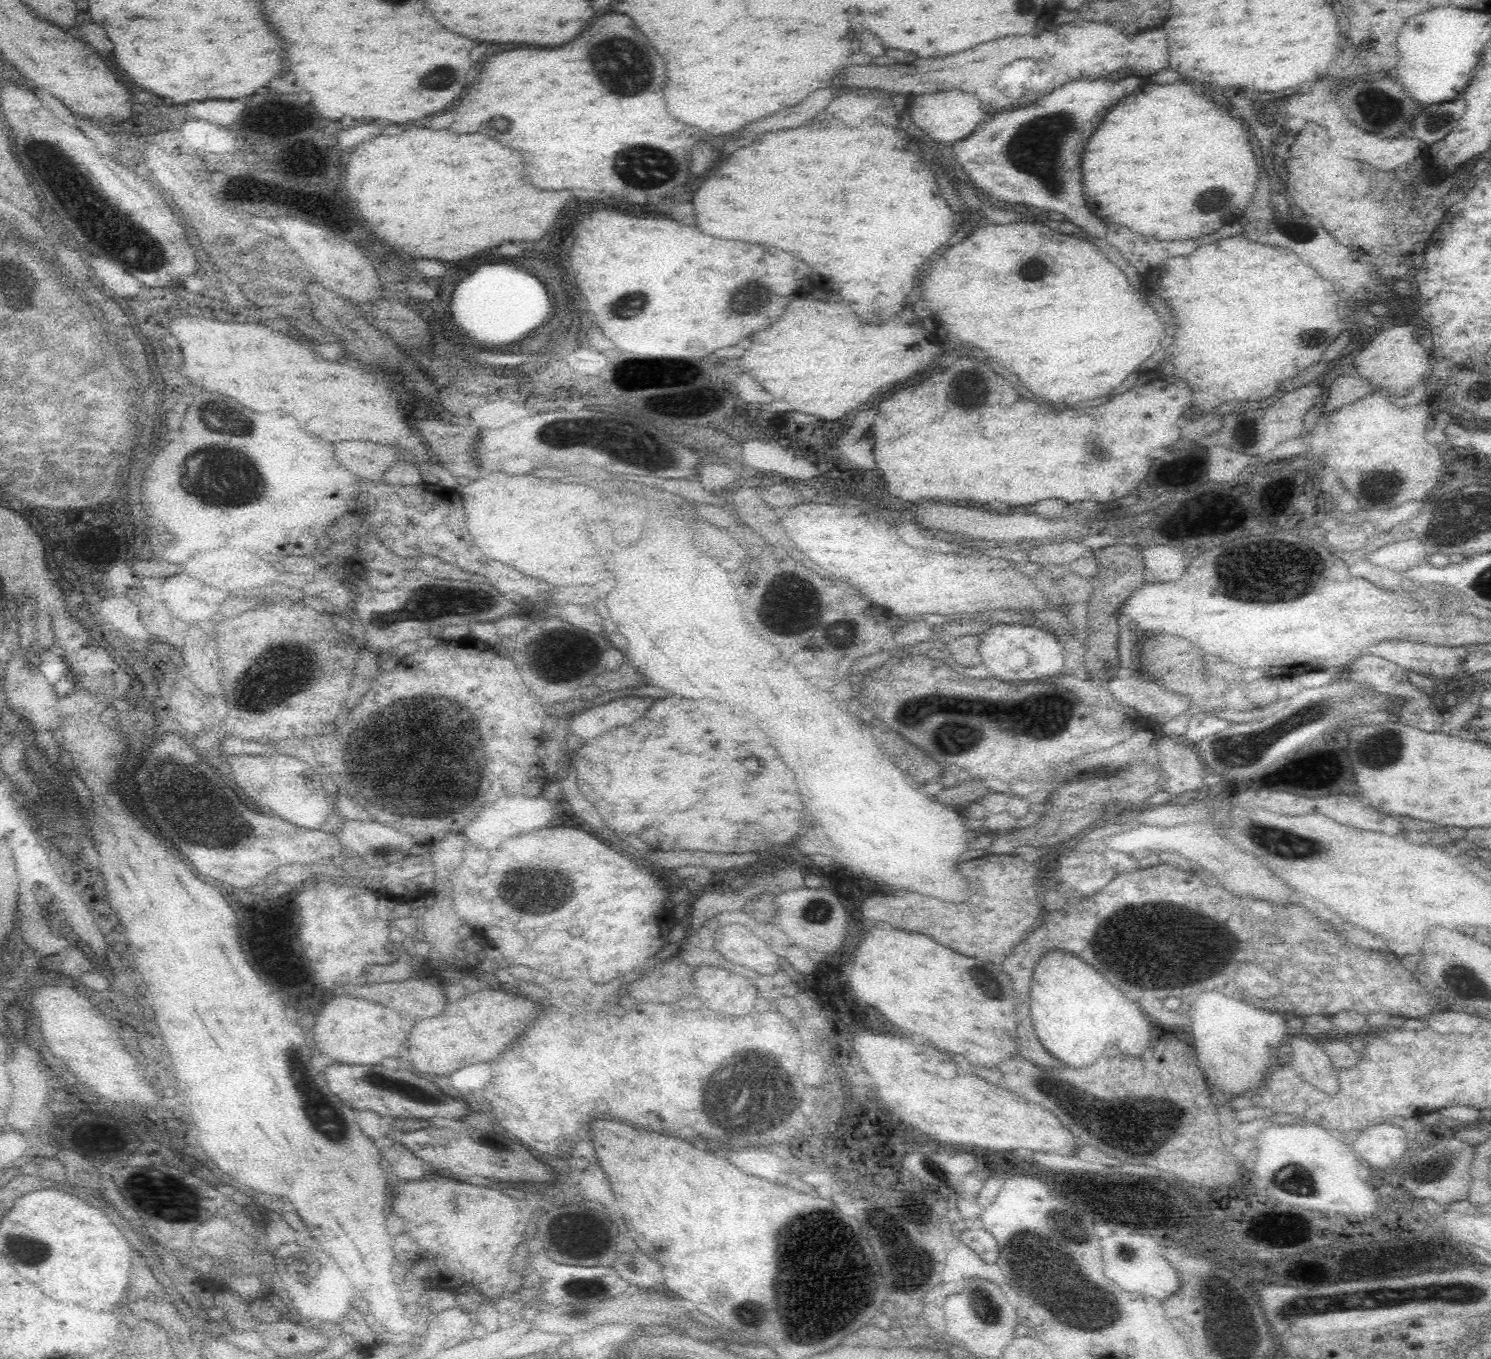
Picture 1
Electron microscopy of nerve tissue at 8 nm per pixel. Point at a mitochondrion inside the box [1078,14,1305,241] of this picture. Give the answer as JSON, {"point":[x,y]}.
{"point":[1202,196]}

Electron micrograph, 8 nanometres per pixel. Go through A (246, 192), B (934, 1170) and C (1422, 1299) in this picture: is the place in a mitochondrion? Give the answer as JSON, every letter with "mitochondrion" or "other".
{"A":"other","B":"other","C":"mitochondrion"}

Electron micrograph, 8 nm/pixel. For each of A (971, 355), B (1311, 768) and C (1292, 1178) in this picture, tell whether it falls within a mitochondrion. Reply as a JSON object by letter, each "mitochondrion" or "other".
{"A":"other","B":"other","C":"mitochondrion"}

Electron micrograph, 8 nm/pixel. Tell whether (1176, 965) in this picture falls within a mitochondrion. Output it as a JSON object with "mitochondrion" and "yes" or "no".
{"mitochondrion":"yes"}

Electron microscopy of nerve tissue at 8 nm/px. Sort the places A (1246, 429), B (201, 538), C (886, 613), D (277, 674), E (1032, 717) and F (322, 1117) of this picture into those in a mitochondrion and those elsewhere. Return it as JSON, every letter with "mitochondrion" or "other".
{"A":"other","B":"other","C":"other","D":"mitochondrion","E":"mitochondrion","F":"mitochondrion"}

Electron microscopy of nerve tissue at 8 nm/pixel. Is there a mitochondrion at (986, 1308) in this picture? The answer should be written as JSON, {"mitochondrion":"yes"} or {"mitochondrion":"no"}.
{"mitochondrion":"yes"}

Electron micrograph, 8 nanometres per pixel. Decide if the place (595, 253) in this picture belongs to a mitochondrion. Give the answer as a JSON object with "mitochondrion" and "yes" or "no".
{"mitochondrion":"no"}

